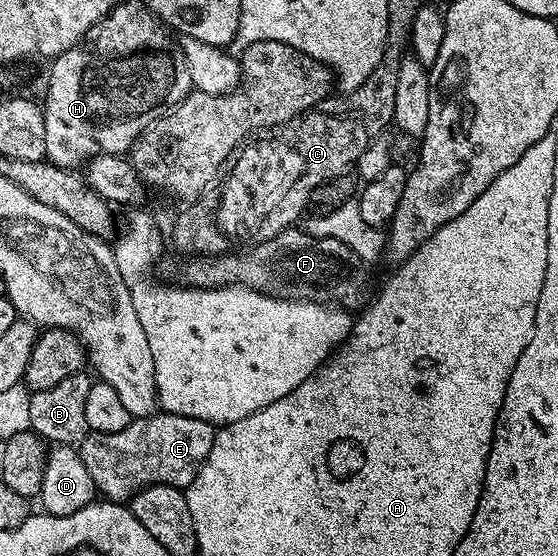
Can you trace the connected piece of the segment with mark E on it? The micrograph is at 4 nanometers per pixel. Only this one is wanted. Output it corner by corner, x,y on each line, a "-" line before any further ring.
154,412
148,418
134,418
131,425
123,428
123,432
90,433
80,443
79,453
83,464
87,464
87,472
91,472
91,480
95,480
98,495
104,496
110,502
125,504
145,486
167,484
187,488
191,480
195,480
199,468
211,452
214,433
213,422
204,422
191,416

